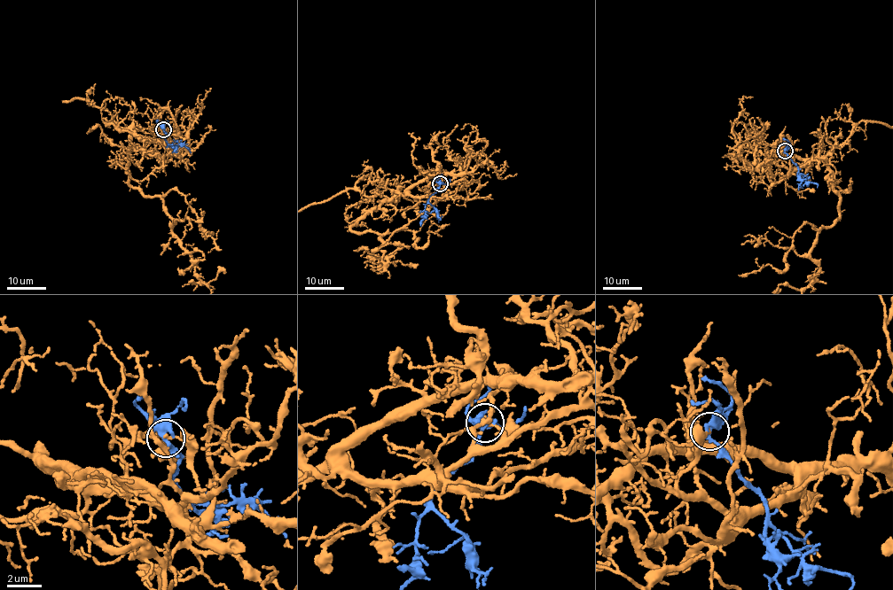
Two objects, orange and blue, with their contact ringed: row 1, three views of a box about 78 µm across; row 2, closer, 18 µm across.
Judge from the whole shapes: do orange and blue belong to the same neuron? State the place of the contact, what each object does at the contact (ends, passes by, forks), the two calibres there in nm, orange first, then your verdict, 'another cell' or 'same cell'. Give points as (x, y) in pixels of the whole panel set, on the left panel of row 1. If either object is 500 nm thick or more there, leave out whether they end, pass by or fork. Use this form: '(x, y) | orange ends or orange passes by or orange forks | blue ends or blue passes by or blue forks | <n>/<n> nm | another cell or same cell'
(163, 129) | orange passes by | blue passes by | 110/380 nm | another cell

